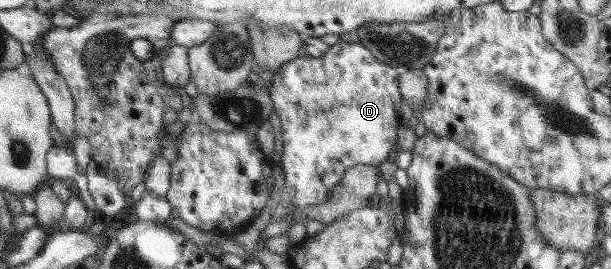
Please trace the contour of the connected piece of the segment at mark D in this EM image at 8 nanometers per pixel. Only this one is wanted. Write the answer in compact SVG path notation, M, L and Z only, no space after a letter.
M338 41L321 58L311 56L299 56L285 63L279 70L273 72L273 82L268 89L270 99L273 101L274 110L281 121L281 134L283 138L282 168L285 178L286 196L298 207L304 210L308 205L322 204L329 201L329 193L339 184L343 174L349 169L358 165L371 165L378 167L388 159L391 150L396 148L398 140L397 110L399 103L404 100L398 89L399 72L388 64L378 61L361 43Z

